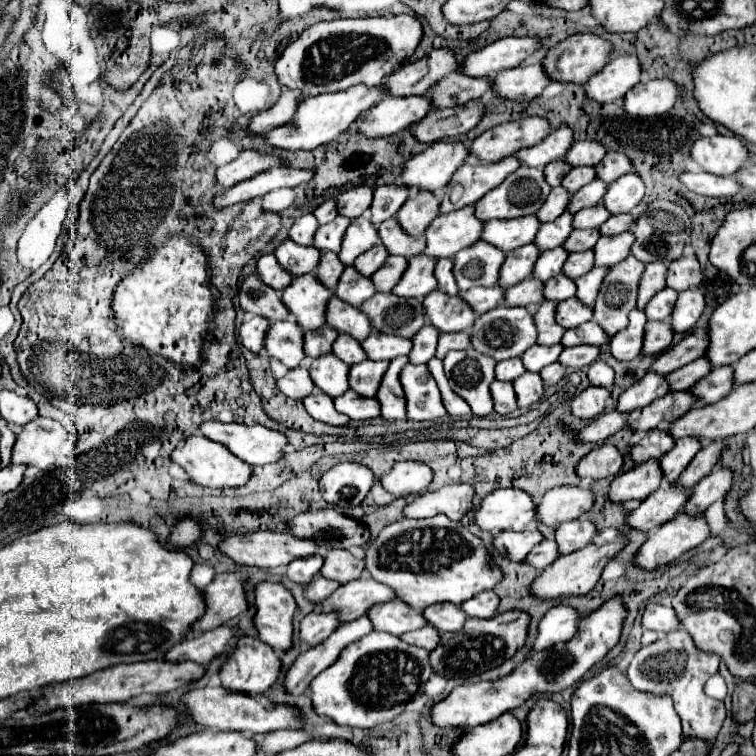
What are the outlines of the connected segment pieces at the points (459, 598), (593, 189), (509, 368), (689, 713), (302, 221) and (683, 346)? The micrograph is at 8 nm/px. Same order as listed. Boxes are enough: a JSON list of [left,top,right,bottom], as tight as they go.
[[364,515,502,611],[566,179,608,213],[496,359,526,381],[626,627,726,741],[288,215,318,245],[650,335,708,375]]

